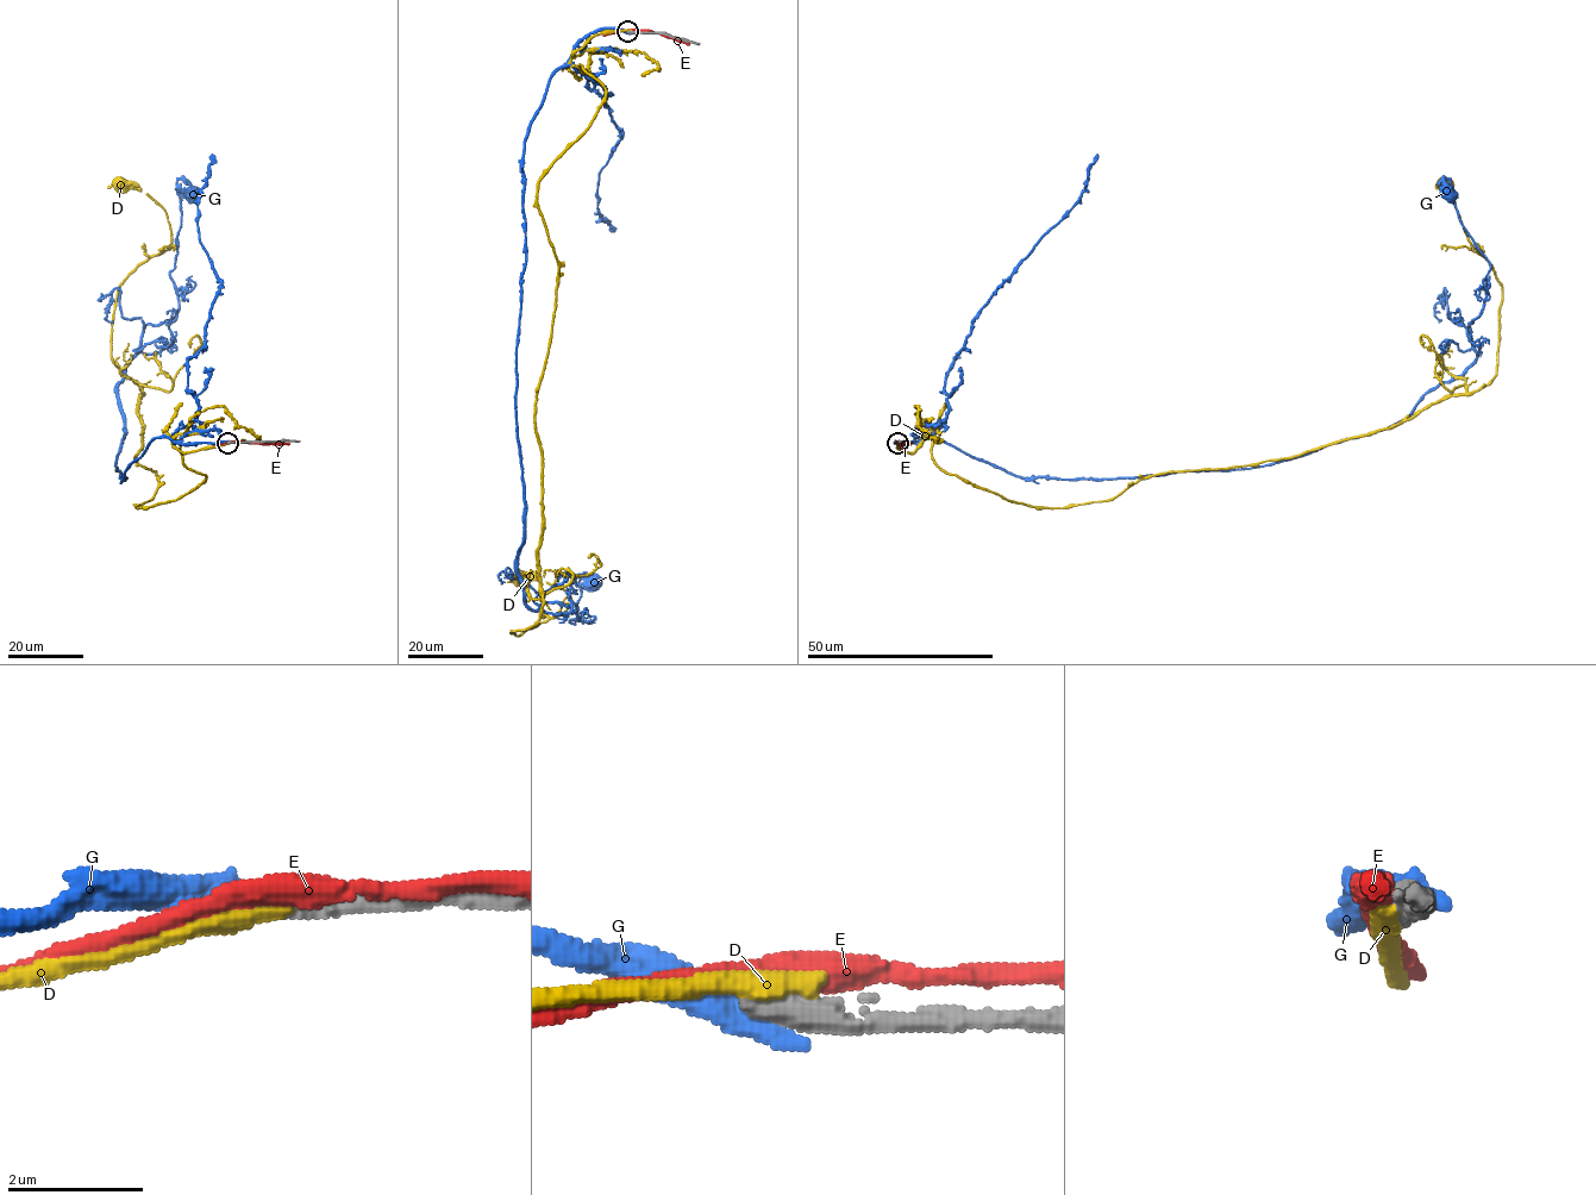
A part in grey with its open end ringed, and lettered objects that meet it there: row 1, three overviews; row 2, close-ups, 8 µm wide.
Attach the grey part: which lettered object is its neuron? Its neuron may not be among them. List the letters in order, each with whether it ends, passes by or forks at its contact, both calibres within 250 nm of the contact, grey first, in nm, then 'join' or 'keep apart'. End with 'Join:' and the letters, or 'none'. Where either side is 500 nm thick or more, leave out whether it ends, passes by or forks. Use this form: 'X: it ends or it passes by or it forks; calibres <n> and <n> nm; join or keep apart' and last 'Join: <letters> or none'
D: calibres 550 and 360 nm; keep apart
E: calibres 550 and 400 nm; keep apart
G: calibres 500 and 420 nm; keep apart
Join: none

